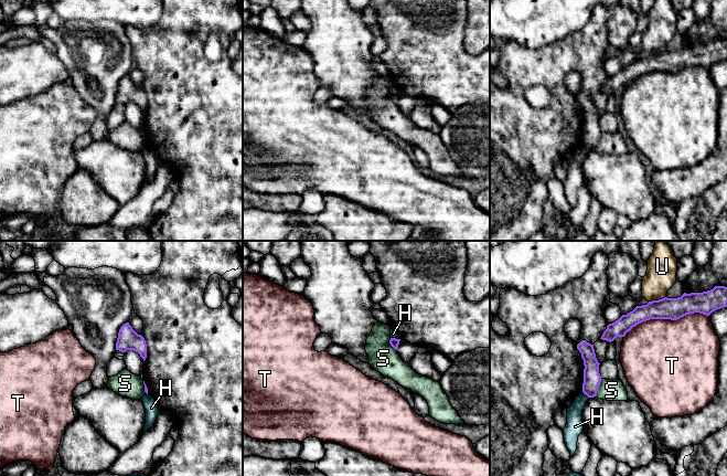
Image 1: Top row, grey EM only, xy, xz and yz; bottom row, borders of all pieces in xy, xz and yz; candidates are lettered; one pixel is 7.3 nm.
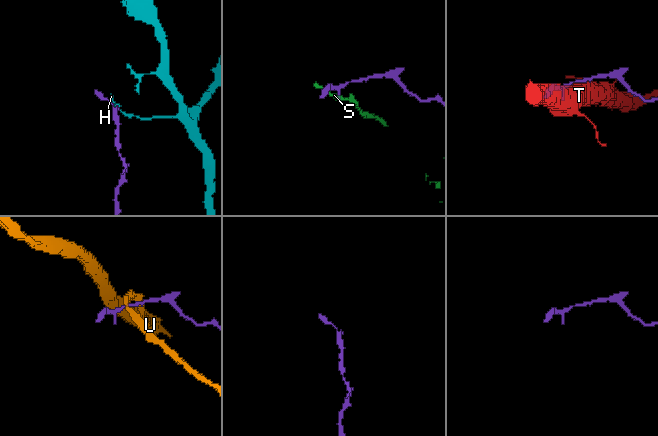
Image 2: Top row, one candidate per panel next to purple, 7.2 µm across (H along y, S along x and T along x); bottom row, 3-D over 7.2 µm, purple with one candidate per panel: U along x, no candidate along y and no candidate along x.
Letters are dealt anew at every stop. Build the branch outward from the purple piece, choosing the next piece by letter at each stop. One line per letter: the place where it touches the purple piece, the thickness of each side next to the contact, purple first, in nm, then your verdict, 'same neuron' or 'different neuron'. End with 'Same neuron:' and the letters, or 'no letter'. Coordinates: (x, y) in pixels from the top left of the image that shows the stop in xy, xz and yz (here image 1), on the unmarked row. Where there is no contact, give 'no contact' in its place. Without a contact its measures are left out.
H: yz (586, 147) | 130/120 nm | different neuron
S: yz (598, 140) | 130/160 nm | different neuron
T: yz (665, 71) | 160/500 nm | different neuron
U: yz (656, 53) | 160/220 nm | different neuron
Same neuron: no letter

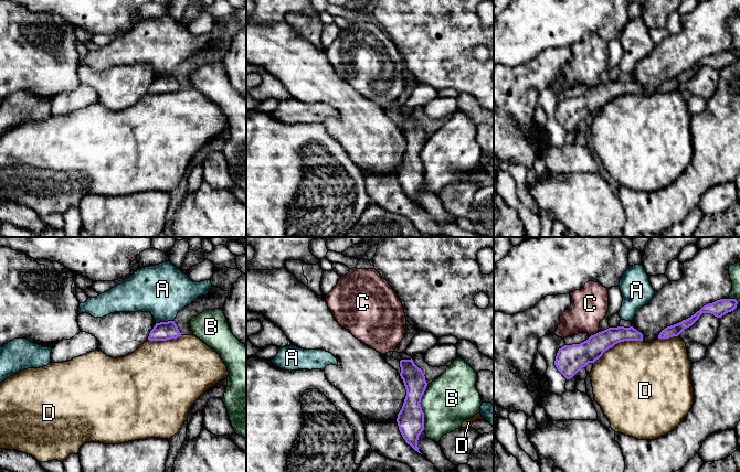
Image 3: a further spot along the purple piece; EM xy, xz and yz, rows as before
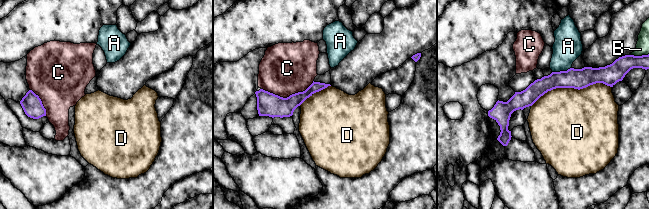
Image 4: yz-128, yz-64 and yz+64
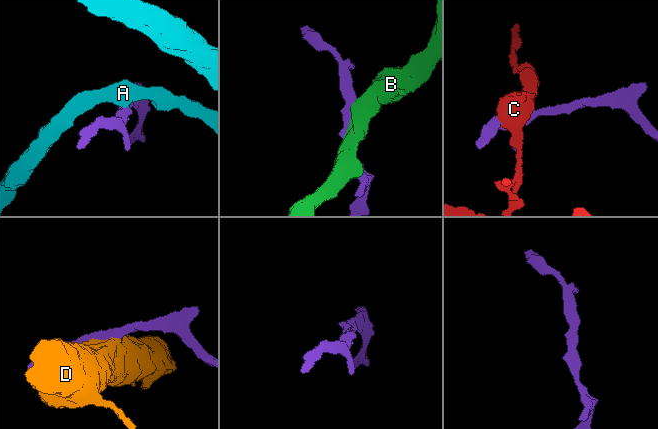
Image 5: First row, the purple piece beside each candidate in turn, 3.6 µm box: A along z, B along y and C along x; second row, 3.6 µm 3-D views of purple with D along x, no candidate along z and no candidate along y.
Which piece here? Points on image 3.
A: xy (164, 75) | 140/380 nm | different neuron
B: xz (421, 160) | 190/380 nm | different neuron
C: yz (594, 87) | 200/280 nm | different neuron
D: yz (617, 95) | 160/480 nm | different neuron
Same neuron: no letter

